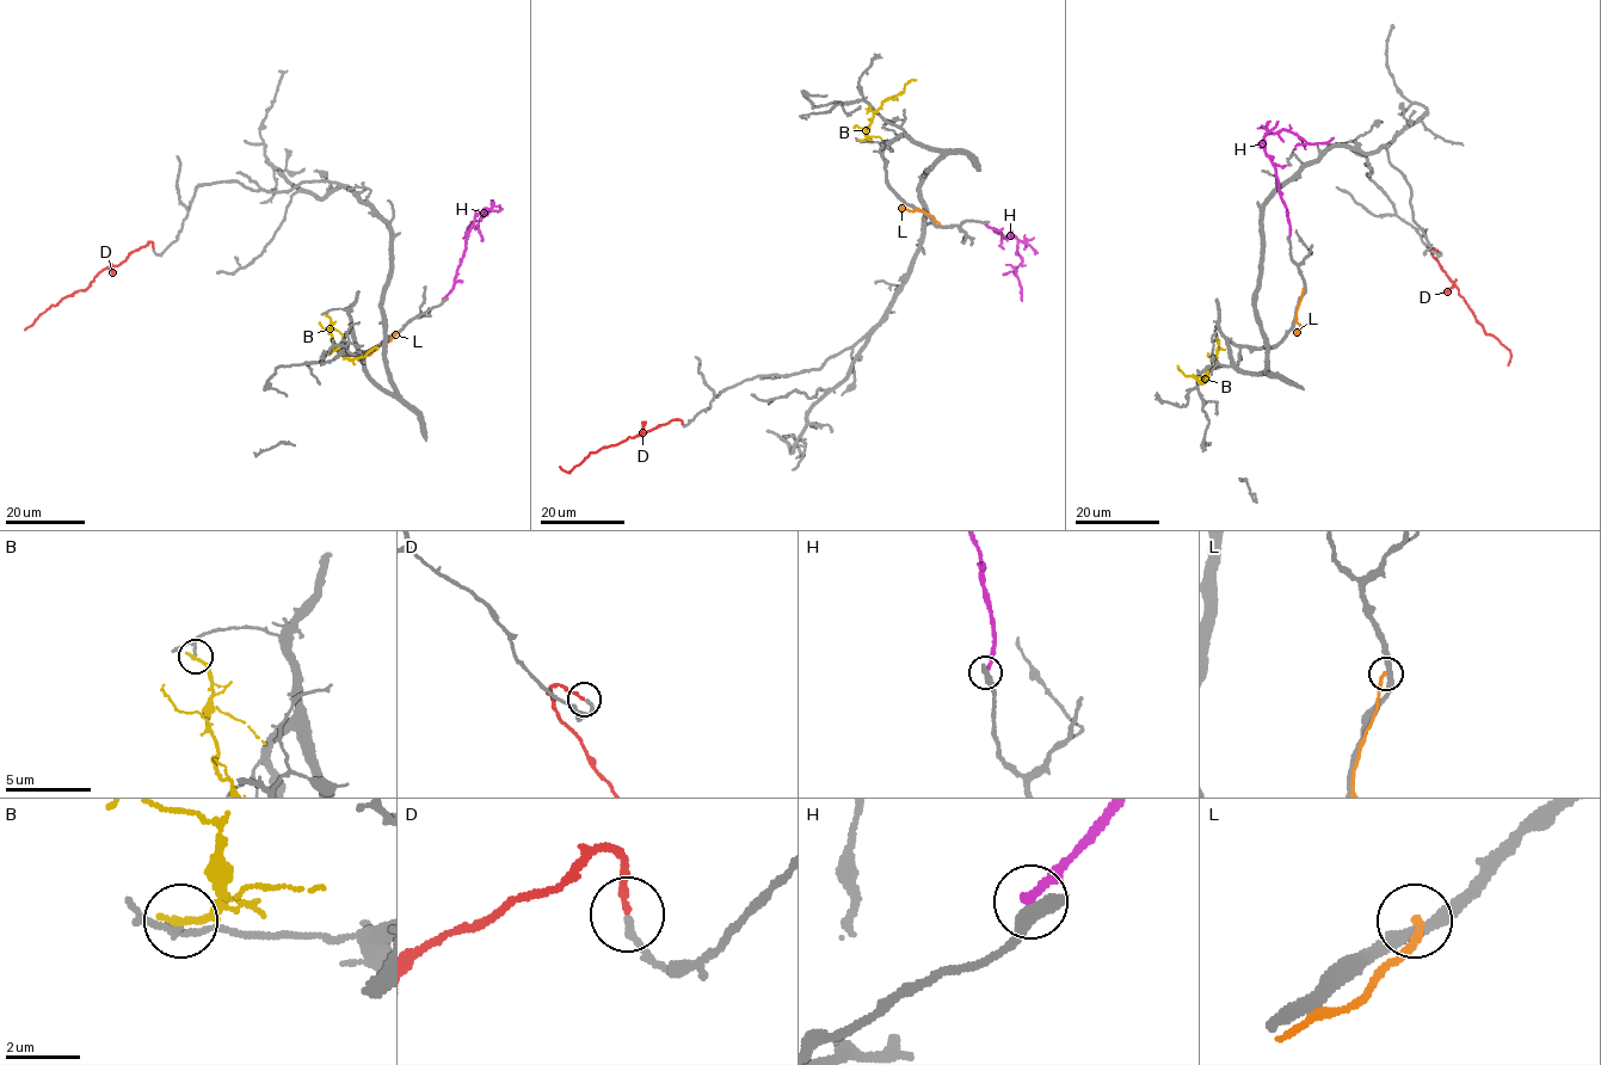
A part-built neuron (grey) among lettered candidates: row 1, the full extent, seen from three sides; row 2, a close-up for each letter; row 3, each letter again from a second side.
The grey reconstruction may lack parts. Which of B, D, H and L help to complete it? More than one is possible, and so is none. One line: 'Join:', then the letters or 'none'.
Join: D

